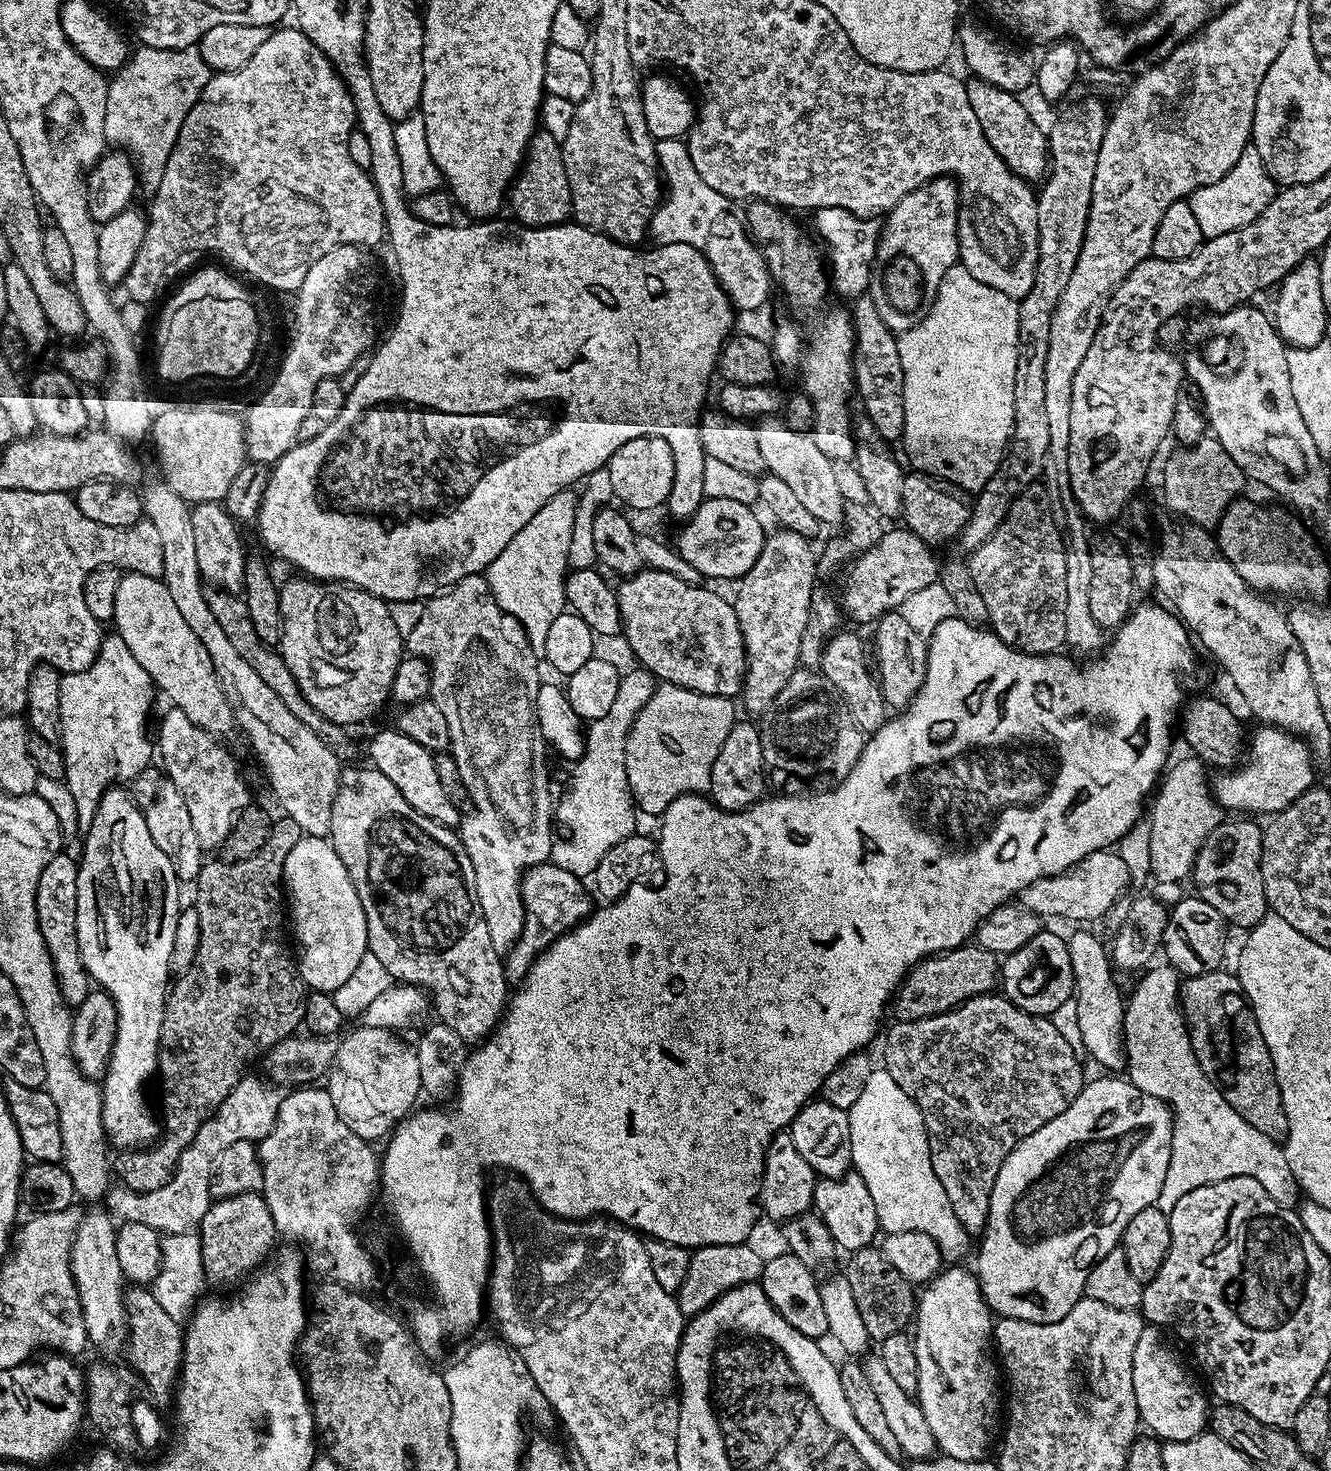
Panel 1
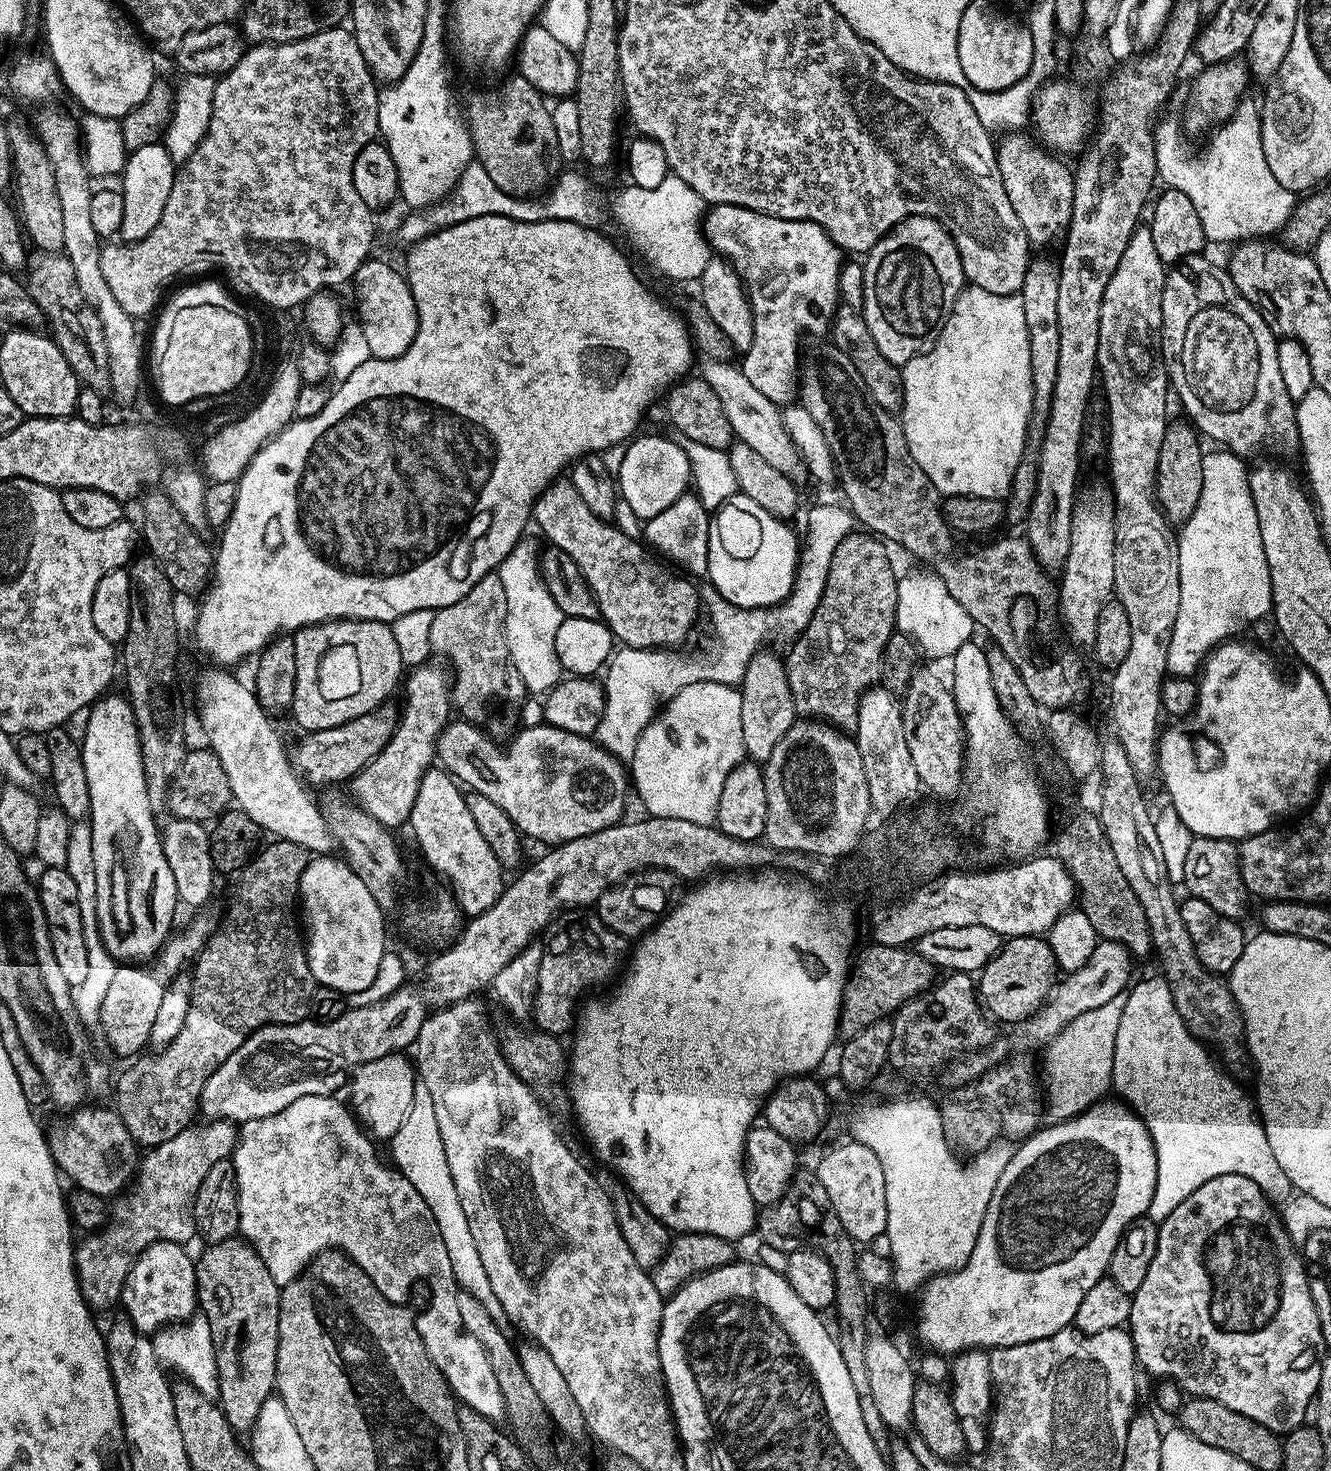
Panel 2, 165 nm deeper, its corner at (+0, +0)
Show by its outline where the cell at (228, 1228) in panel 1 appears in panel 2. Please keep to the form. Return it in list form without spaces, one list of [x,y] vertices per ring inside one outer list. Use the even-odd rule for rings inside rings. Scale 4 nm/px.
[[[231,1238],[226,1241],[218,1241],[209,1243],[204,1253],[201,1254],[200,1260],[195,1261],[196,1265],[196,1298],[198,1301],[199,1311],[206,1318],[206,1322],[210,1322],[210,1334],[214,1342],[214,1350],[216,1351],[216,1377],[218,1378],[218,1386],[215,1395],[220,1396],[218,1399],[218,1407],[224,1412],[224,1417],[229,1427],[236,1434],[248,1434],[251,1432],[255,1424],[255,1418],[262,1407],[262,1404],[270,1399],[276,1386],[276,1355],[278,1354],[278,1318],[280,1317],[280,1289],[278,1285],[270,1278],[270,1272],[266,1270],[266,1266],[262,1262],[262,1258],[258,1258],[258,1254],[250,1247],[247,1242],[240,1238]]]

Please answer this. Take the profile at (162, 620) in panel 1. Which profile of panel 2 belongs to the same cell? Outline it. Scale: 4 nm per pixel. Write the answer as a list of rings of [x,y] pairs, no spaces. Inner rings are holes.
[[[216,668],[210,670],[212,671],[204,673],[196,684],[196,700],[200,703],[200,724],[204,727],[205,738],[208,739],[207,747],[214,754],[218,754],[222,770],[226,770],[235,807],[254,818],[261,833],[268,835],[269,832],[269,837],[294,842],[309,854],[331,853],[337,847],[337,842],[328,829],[322,808],[308,797],[309,789],[298,779],[286,748],[284,752],[284,744],[272,725],[275,723],[261,707],[255,691],[245,681],[244,685],[242,681],[224,673],[227,671]]]

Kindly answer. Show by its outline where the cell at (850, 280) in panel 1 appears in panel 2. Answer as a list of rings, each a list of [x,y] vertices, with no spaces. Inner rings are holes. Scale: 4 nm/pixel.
[[[713,204],[705,211],[703,216],[703,233],[705,240],[711,251],[717,257],[727,258],[732,266],[732,269],[739,274],[740,280],[744,284],[744,293],[748,295],[748,305],[752,308],[752,326],[754,328],[754,338],[750,342],[750,350],[743,353],[742,369],[750,380],[751,385],[764,394],[770,402],[777,406],[787,406],[797,399],[798,396],[798,365],[802,360],[802,343],[800,344],[800,335],[803,332],[813,332],[813,337],[820,336],[829,331],[830,322],[836,316],[836,307],[840,305],[840,265],[842,263],[842,250],[828,236],[828,232],[822,226],[818,226],[809,220],[791,220],[790,218],[774,218],[770,214],[762,214],[755,212],[749,208],[742,206],[734,206],[733,204]]]

